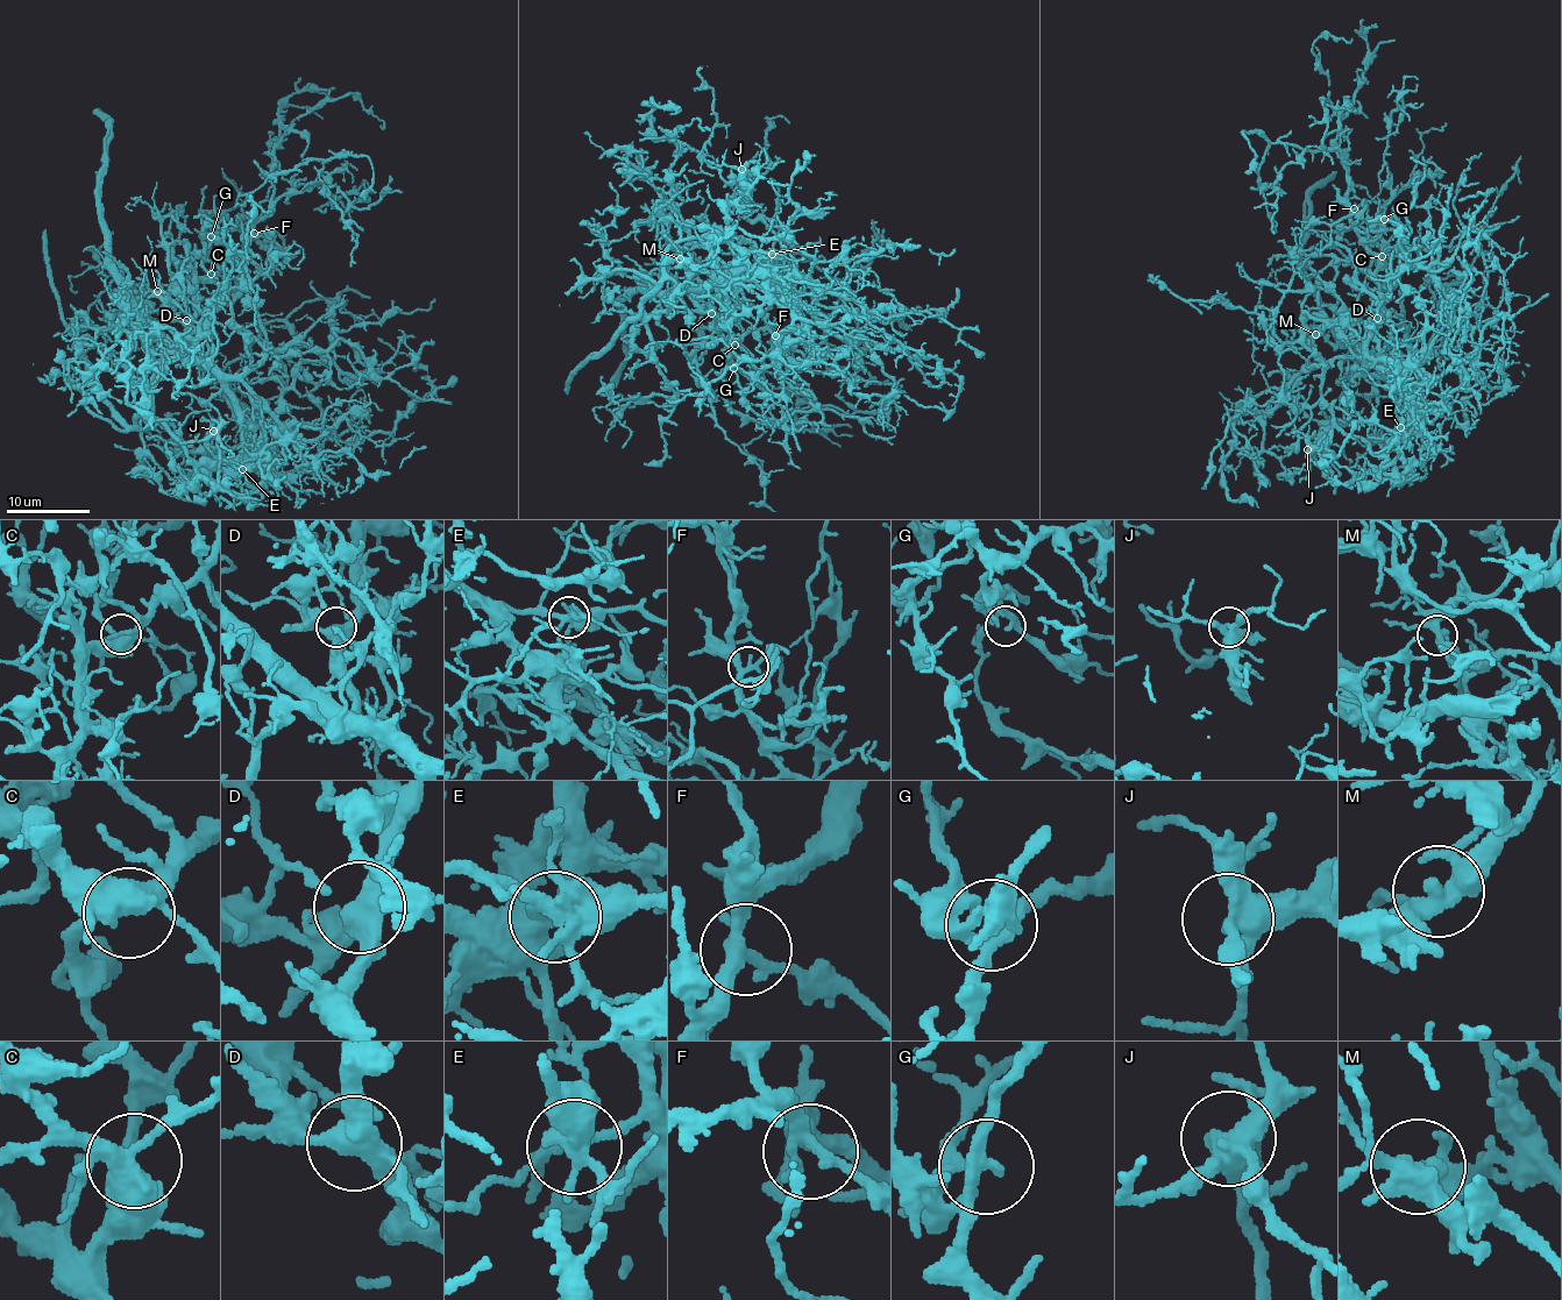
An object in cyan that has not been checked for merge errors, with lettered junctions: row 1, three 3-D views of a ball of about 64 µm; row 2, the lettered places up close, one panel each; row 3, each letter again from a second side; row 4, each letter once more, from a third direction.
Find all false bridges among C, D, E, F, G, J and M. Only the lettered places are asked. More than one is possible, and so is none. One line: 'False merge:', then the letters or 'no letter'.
False merge: E

